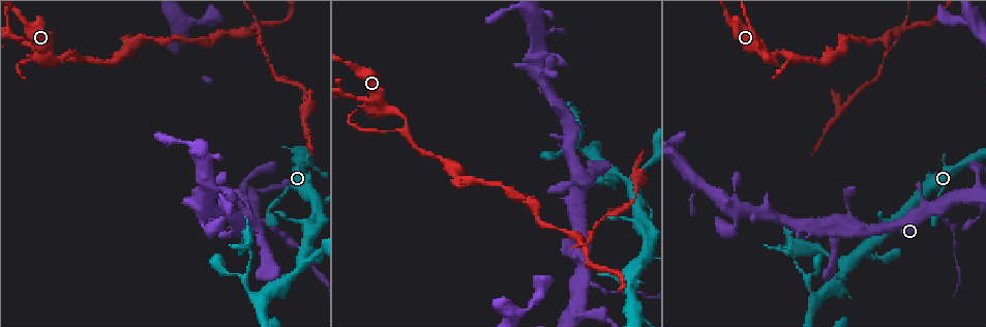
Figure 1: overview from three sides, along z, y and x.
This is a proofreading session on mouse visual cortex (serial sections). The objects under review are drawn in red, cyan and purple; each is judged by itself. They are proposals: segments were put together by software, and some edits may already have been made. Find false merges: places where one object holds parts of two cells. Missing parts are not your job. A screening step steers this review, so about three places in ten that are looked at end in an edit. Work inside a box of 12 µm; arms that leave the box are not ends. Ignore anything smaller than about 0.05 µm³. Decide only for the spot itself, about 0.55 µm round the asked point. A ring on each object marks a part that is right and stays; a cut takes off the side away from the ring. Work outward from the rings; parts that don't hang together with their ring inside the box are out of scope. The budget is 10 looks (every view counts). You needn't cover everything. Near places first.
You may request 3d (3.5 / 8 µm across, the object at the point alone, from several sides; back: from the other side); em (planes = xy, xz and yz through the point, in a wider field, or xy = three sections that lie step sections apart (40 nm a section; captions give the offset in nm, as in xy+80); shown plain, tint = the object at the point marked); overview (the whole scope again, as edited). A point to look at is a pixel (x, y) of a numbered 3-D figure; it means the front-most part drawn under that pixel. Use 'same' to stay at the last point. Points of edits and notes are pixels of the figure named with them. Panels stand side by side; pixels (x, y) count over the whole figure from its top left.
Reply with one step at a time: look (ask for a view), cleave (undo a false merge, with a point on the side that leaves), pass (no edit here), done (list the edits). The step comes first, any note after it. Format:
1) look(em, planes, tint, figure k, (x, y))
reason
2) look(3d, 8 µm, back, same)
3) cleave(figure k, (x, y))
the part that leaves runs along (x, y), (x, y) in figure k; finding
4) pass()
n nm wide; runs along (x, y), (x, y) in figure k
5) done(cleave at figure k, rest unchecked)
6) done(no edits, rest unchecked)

look(3d, 8 µm, figure 1, (74, 59))
branch point

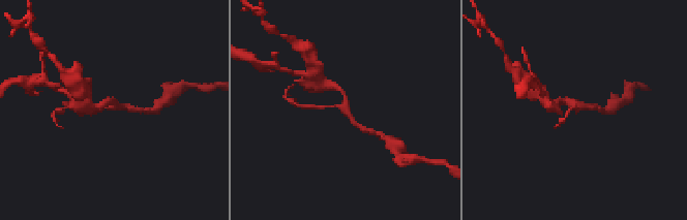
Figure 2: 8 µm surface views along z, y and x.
look(3d, 3.5 µm, figure 2, (112, 106))

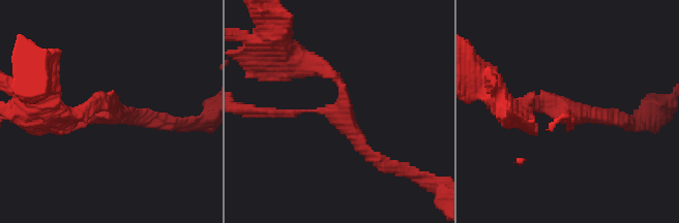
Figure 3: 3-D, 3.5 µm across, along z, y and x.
look(em, xy, step 1, tint, figure 3, (343, 115))

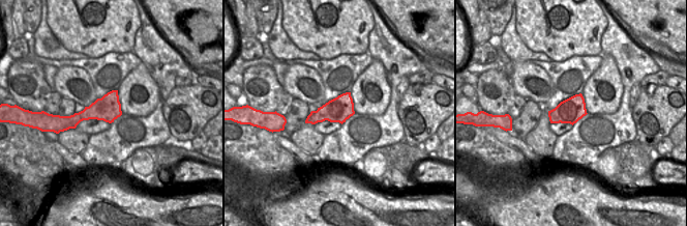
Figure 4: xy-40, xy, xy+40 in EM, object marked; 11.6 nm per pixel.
cleave(figure 3, (545, 101))
the part that leaves runs along (496, 95), (514, 114), (550, 101) in figure 3; two cells meet here

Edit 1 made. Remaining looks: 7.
look(3d, 8 µm, figure 1, (729, 19))
sudden change in width

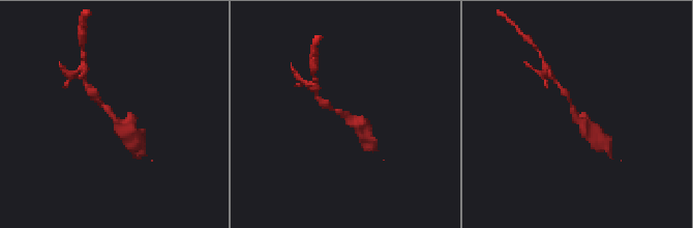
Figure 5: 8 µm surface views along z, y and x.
look(em, xy, step 5, tint, figure 5, (575, 119))
arms of 150, 500 nm; need the tissue

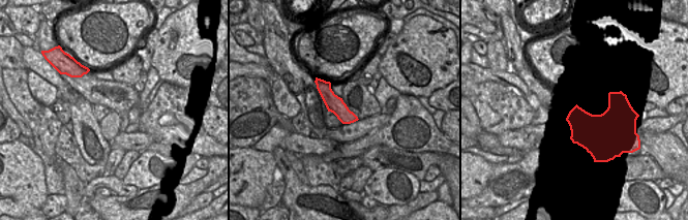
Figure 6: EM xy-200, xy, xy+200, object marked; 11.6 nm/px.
pass()
200 nm wide; runs along (318, 81), (327, 95), (353, 119) in figure 6; all the same cell

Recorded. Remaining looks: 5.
look(3d, 3.5 µm, figure 1, (735, 201))
four or more arms meet

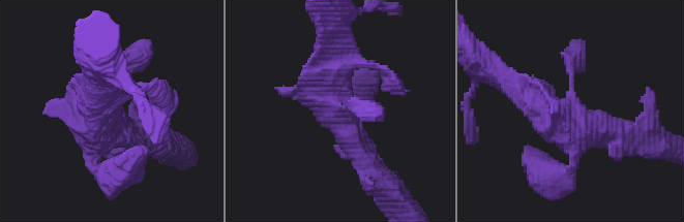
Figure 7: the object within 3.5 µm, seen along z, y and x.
look(em, xy, step 1, tint, figure 7, (339, 108))
shape alone is not enough

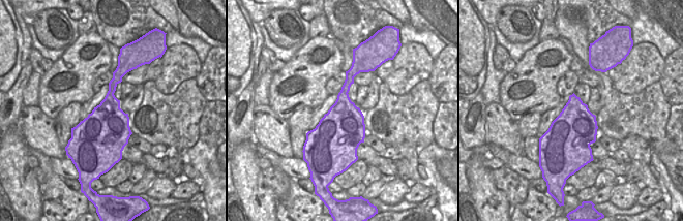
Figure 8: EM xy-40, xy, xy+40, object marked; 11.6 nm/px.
look(em, xy, step 5, tint, same)
another direction

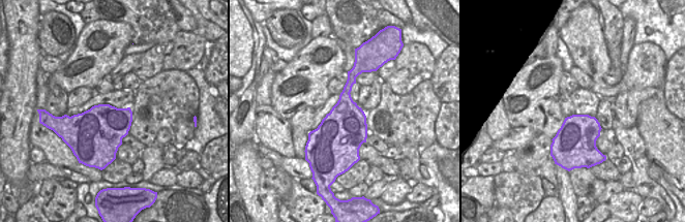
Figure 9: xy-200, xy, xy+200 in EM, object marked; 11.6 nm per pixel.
pass()
runs along (618, 132), (565, 126), (504, 82) in figure 7; all the same cell

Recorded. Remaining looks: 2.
look(3d, 3.5 µm, figure 1, (591, 154))
three arms meet

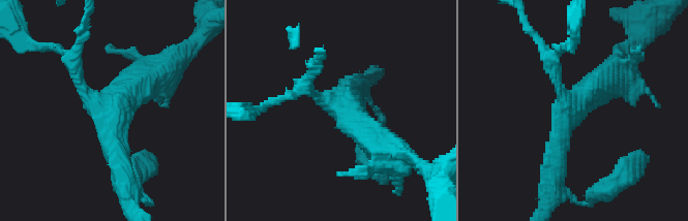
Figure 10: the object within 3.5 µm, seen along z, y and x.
look(em, xy, step 5, tint, figure 10, (108, 103))
need the tissue

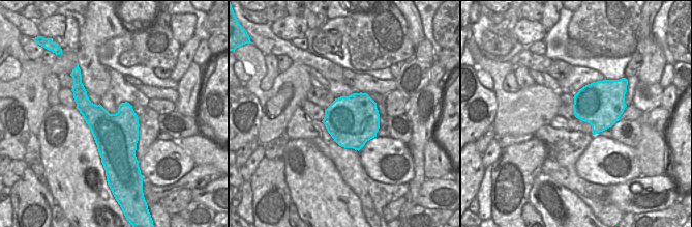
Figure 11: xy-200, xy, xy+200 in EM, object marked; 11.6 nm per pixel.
cleave(figure 10, (551, 65))
3 arms; arms of 200, 300, 500 nm; the part that leaves runs along (563, 95), (549, 57), (526, 22) in figure 10; two cells meet here

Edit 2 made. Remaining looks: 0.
done(cleave at figure 3, cleave at figure 10, rest unchecked)

